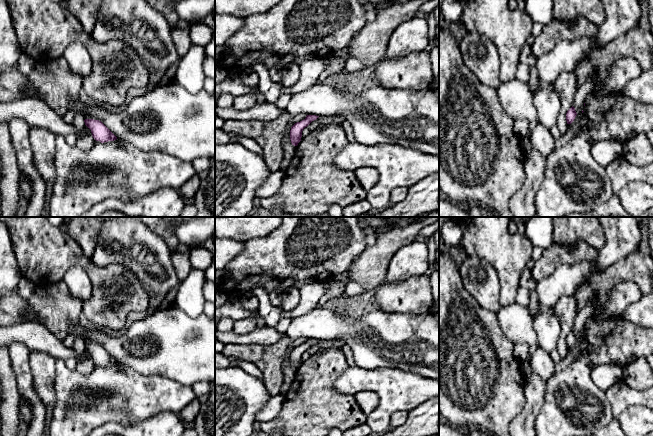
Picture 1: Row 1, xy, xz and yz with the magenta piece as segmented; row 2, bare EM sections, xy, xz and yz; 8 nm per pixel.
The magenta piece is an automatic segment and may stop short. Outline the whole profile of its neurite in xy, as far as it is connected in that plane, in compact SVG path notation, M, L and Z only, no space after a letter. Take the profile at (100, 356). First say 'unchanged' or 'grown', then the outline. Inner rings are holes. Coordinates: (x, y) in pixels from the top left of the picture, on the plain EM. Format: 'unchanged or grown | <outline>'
unchanged | M85 343L85 349L91 354L92 360L101 367L114 365L117 361L99 344Z

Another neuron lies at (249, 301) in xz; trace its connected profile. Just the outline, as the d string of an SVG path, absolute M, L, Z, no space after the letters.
M252 292L243 294L238 300L245 309L250 311L258 311L259 300Z

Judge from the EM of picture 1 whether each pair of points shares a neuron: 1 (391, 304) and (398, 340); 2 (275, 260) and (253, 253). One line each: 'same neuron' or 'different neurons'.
1: different neurons
2: same neuron

